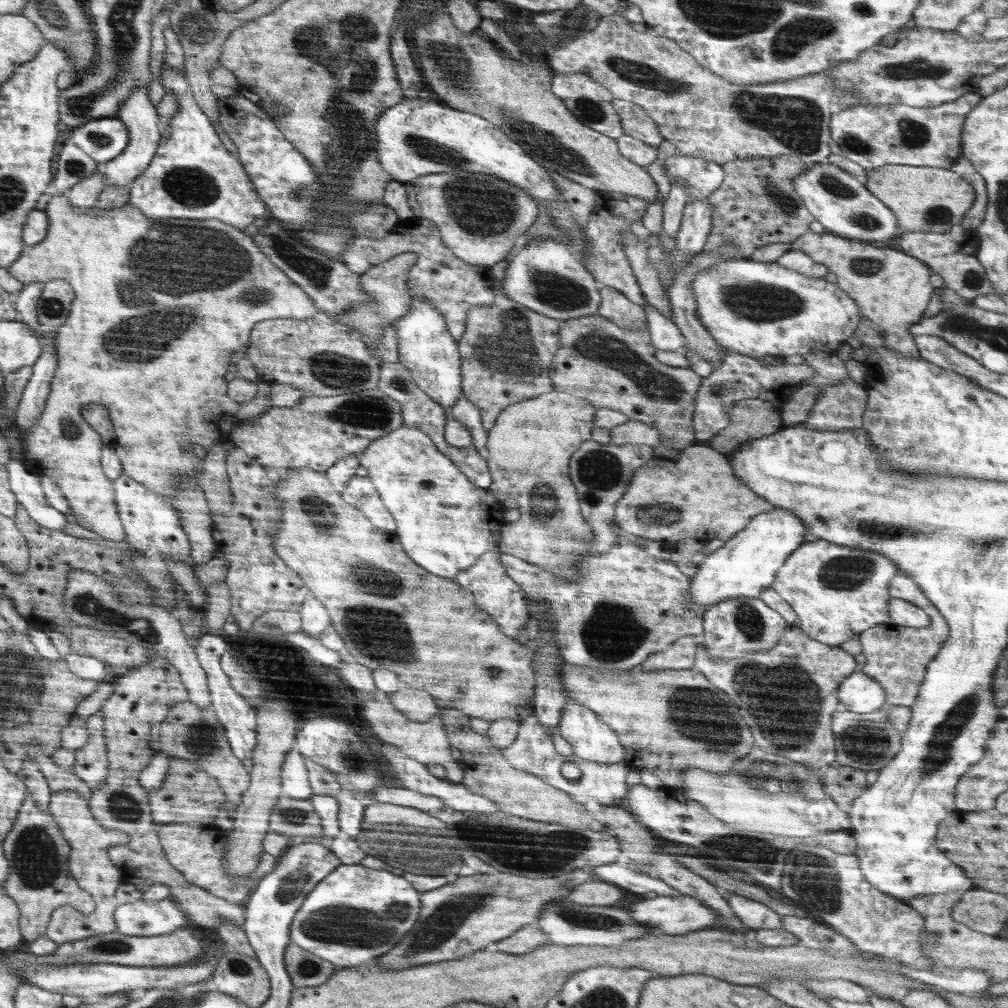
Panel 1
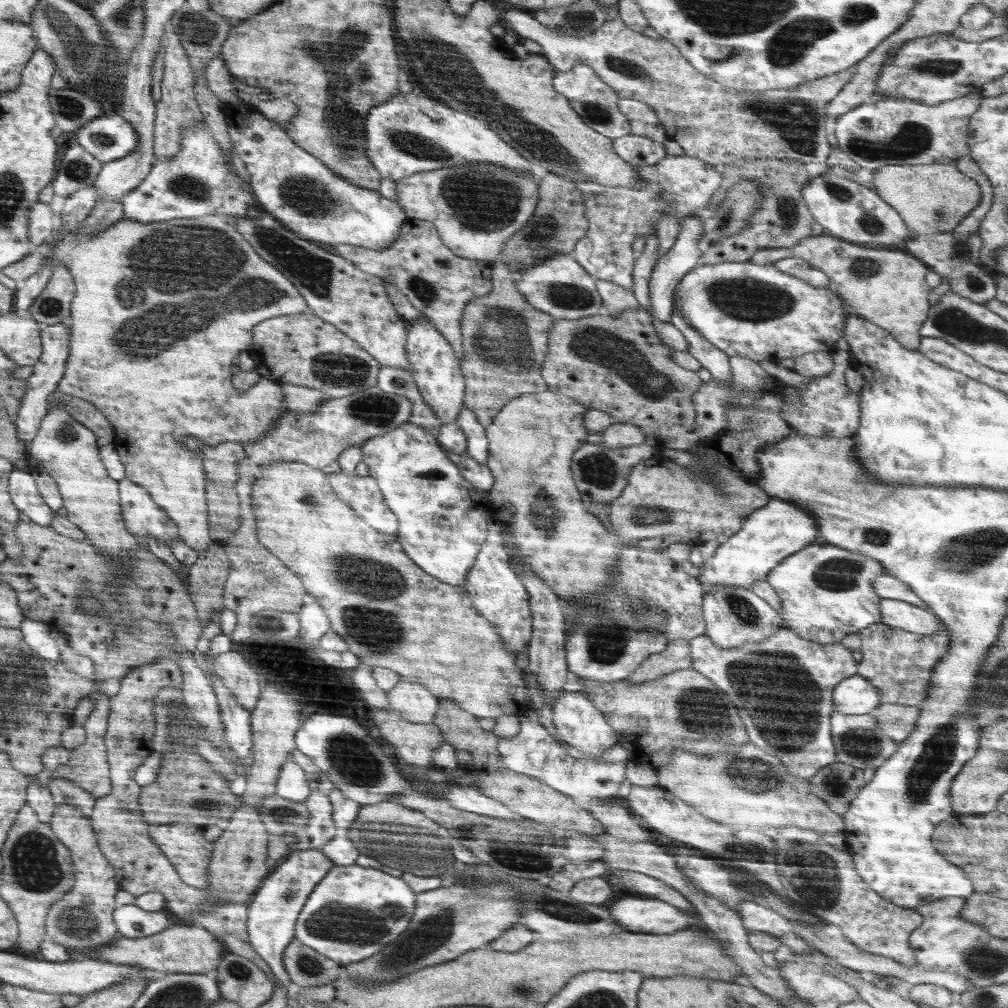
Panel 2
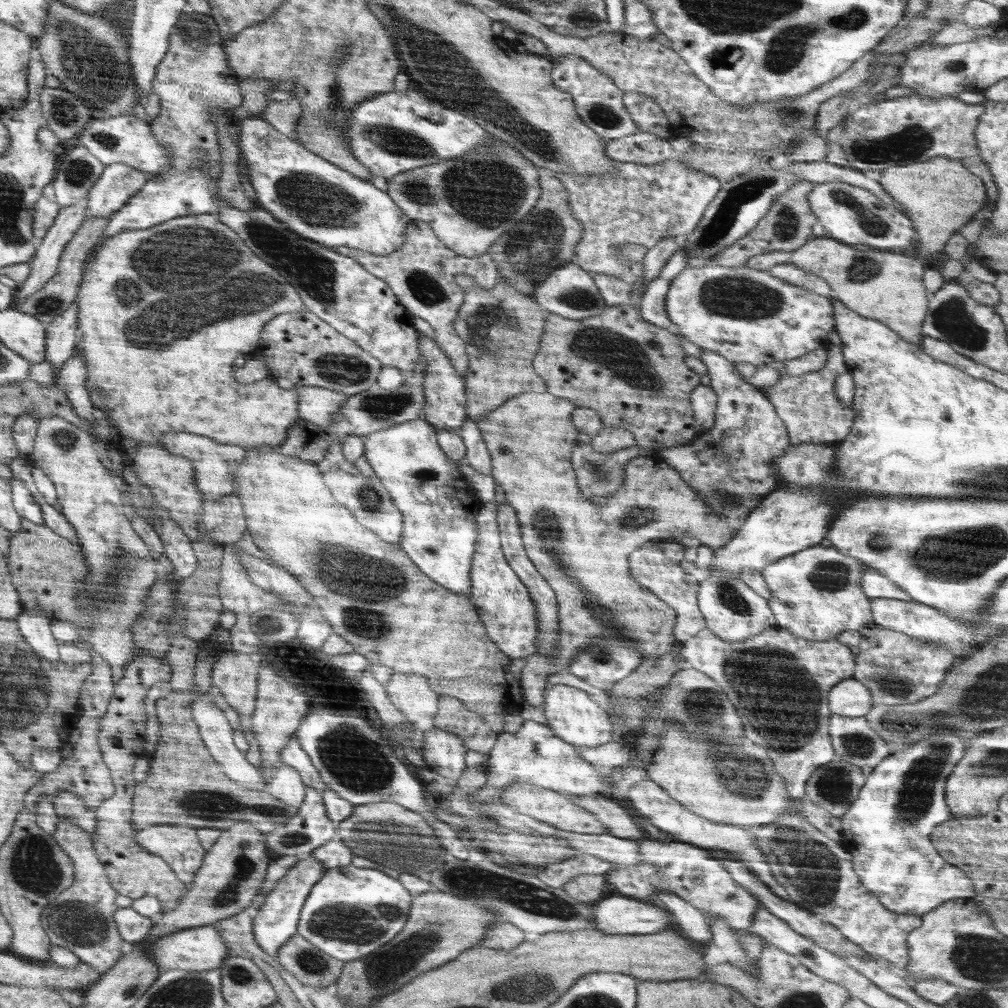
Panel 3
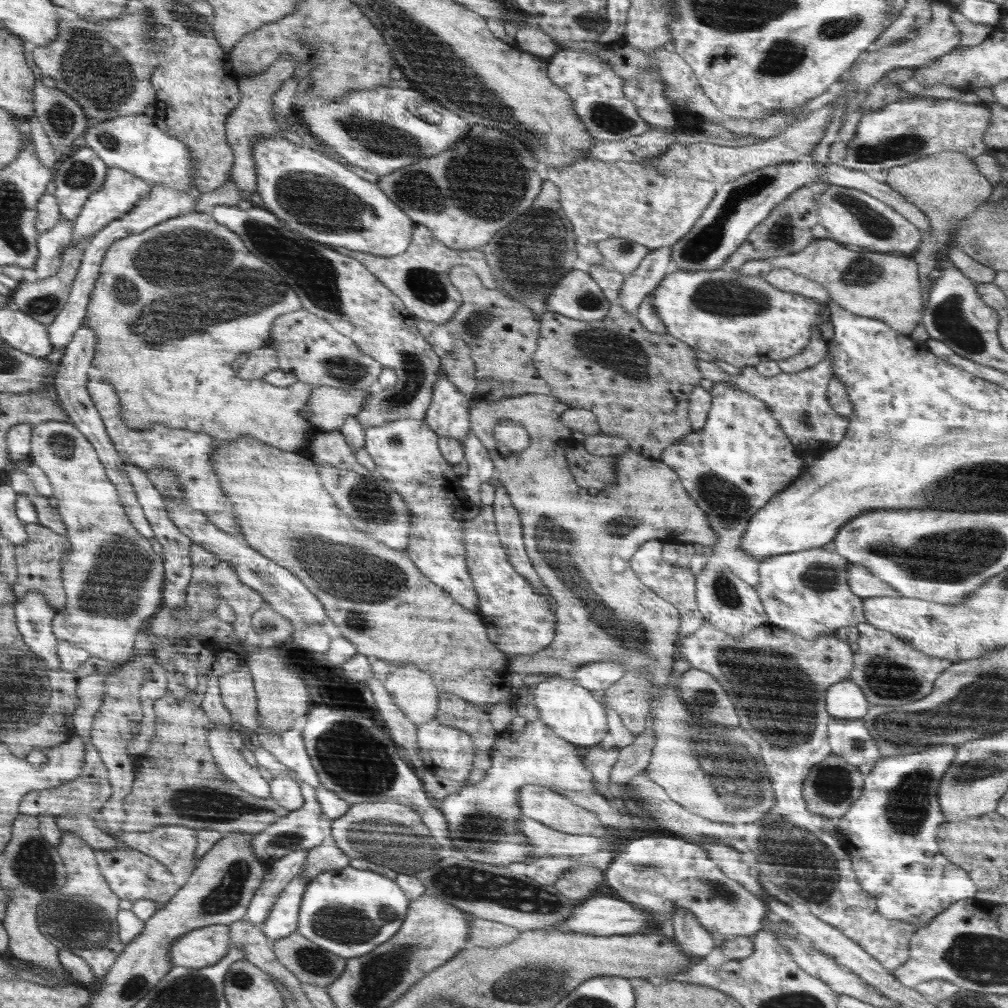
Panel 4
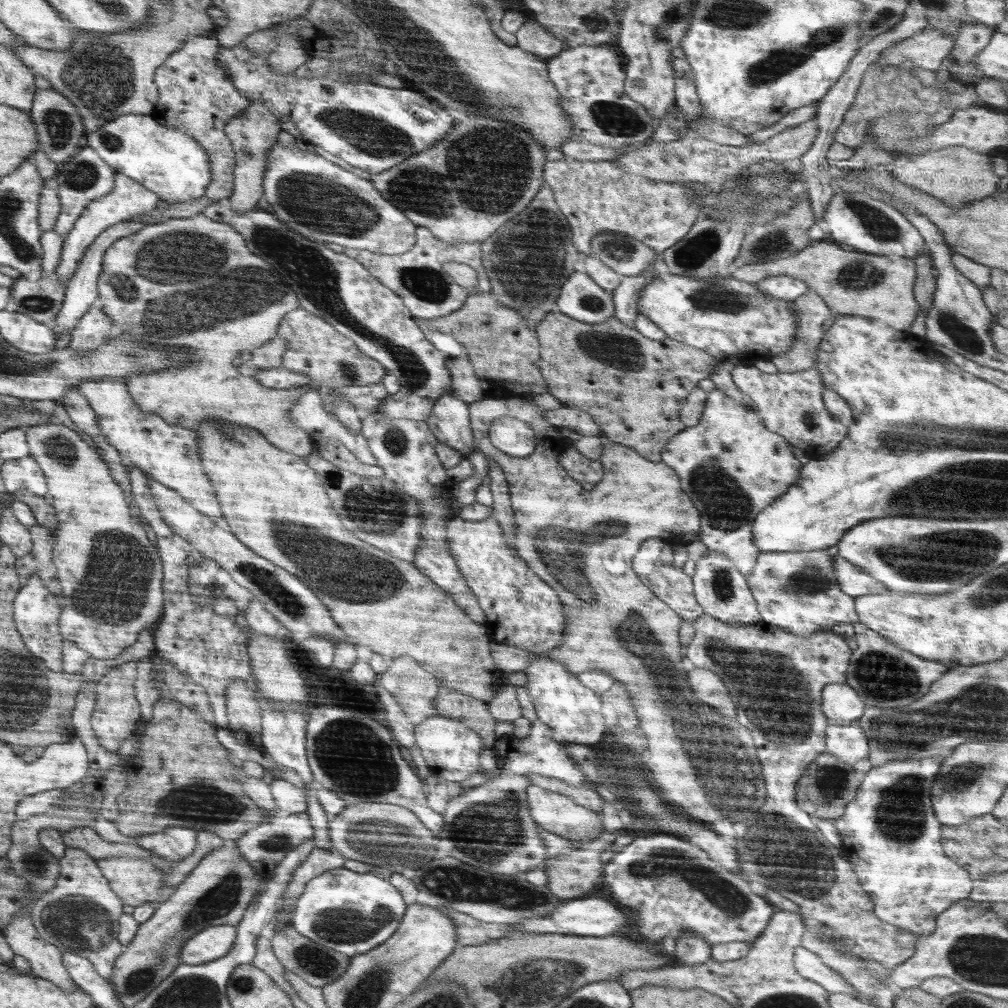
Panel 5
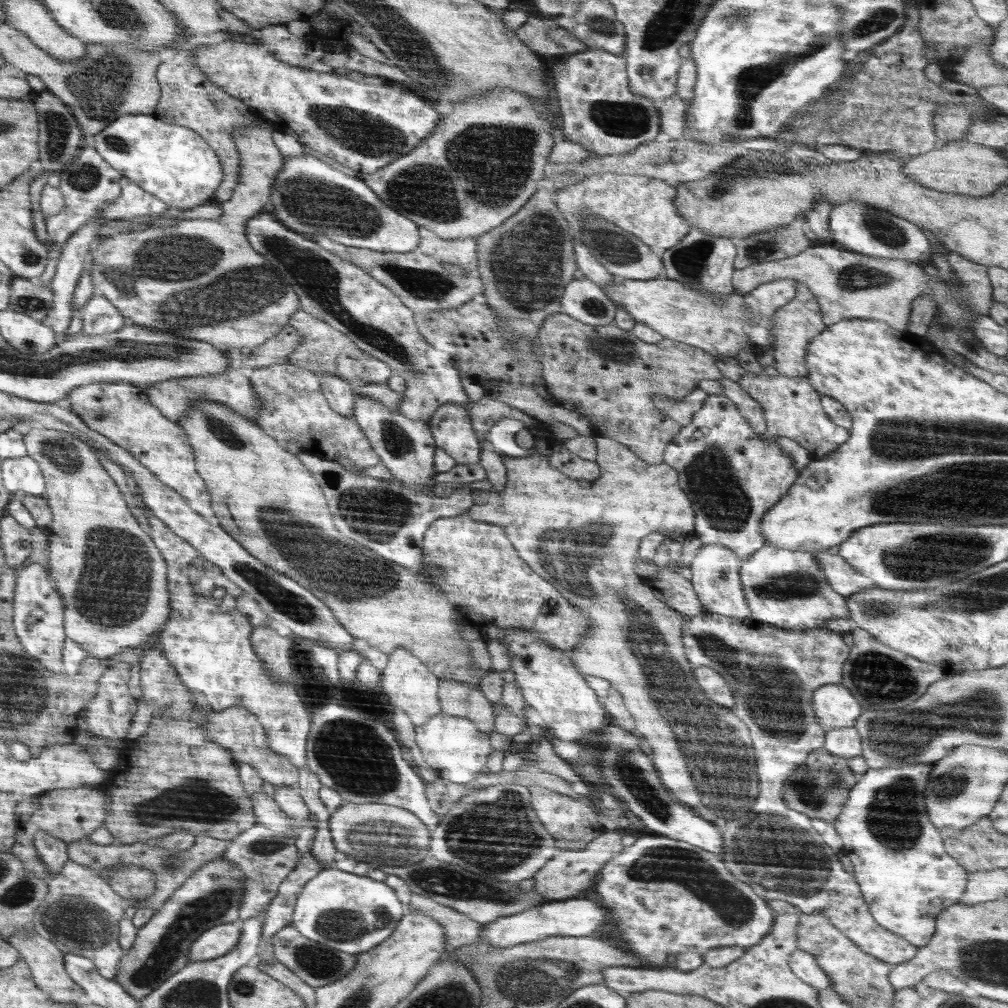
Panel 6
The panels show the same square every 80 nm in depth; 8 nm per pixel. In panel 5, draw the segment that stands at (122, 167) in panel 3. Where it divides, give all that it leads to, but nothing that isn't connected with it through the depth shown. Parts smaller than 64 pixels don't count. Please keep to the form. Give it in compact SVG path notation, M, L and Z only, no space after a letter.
M118 172L115 174L114 188L111 193L106 196L94 199L88 204L87 209L81 214L79 220L76 220L74 228L68 232L62 246L60 254L60 261L58 261L58 267L56 267L53 276L58 277L60 286L64 288L64 292L68 290L68 282L73 272L78 268L80 260L84 258L86 250L91 246L92 242L96 238L114 224L118 222L124 222L132 219L133 216L144 214L144 212L150 212L156 208L159 196L152 192L152 190L143 187L140 183L132 180L129 176L122 175Z

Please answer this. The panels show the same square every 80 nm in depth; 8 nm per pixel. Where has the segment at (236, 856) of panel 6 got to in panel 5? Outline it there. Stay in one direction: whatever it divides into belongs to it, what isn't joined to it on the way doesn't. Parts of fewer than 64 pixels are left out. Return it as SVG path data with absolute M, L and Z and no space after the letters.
M307 810L298 814L282 814L274 817L267 823L260 823L258 827L246 832L236 840L234 846L259 874L261 886L257 890L255 898L265 889L267 880L273 875L277 864L298 845L313 841L314 828L312 828Z

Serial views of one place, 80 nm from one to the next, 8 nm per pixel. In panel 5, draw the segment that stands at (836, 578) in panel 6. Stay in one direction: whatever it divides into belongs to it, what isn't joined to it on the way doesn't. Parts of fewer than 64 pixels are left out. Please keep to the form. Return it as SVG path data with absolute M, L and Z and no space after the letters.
M835 556L833 563L835 564L835 577L842 592L858 597L866 594L884 594L888 591L879 580L844 558Z

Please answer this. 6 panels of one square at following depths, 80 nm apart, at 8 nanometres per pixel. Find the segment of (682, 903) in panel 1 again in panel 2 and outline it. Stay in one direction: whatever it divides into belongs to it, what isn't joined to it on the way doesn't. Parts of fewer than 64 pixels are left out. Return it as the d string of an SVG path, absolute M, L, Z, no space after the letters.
M648 896L618 898L608 911L617 925L632 933L668 934L688 929L697 922L677 906Z

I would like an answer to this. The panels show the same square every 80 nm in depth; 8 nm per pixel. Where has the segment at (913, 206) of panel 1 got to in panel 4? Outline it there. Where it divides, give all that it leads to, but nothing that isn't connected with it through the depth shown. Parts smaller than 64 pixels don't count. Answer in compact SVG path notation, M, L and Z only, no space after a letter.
M944 151L924 156L916 162L896 166L888 170L885 183L911 201L930 219L930 232L922 236L922 242L912 259L919 272L920 292L928 292L934 286L929 274L937 268L938 256L942 249L950 246L950 233L960 221L988 201L994 186L973 163L972 156L959 152Z

